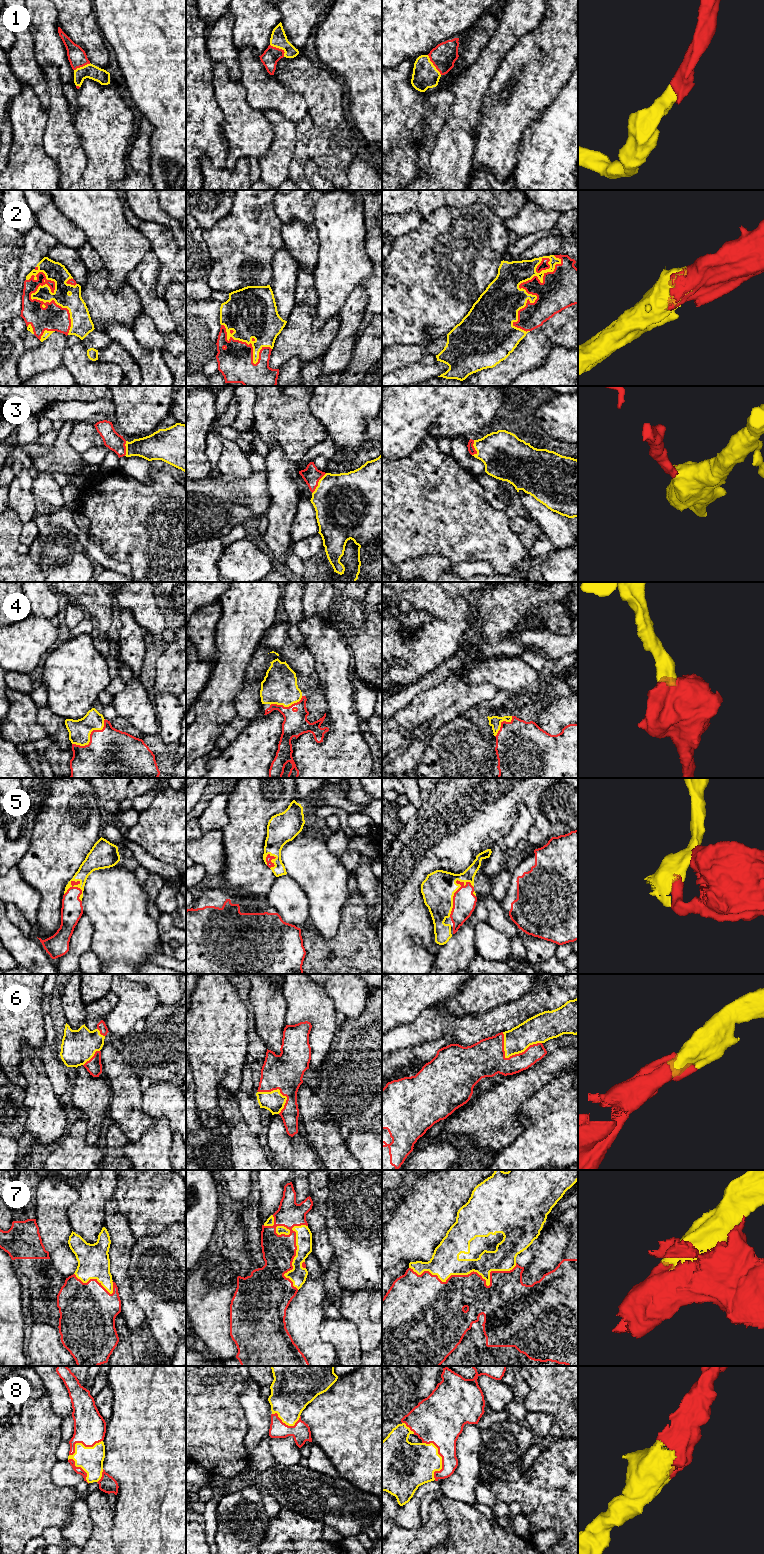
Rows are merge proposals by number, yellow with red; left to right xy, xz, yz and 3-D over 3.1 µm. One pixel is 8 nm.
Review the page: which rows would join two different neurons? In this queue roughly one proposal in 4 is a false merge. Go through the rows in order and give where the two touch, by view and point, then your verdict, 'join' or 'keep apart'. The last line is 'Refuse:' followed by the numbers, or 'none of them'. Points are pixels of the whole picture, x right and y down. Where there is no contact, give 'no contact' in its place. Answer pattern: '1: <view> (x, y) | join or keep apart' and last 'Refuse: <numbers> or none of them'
1: xz (279, 48) | join
2: xy (42, 300) | join
3: xz (318, 483) | join
4: xy (89, 736) | join
5: yz (453, 895) | join
6: yz (511, 1055) | join
7: yz (470, 1272) | join
8: yz (441, 1458) | join
Refuse: none of them

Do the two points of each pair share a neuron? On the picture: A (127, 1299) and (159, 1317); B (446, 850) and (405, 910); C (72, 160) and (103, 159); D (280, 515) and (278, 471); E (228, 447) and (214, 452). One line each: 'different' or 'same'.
A: different
B: same
C: different
D: same
E: different

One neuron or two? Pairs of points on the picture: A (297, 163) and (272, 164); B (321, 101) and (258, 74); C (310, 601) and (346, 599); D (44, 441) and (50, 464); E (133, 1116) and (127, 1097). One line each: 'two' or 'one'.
A: two
B: two
C: two
D: two
E: one

